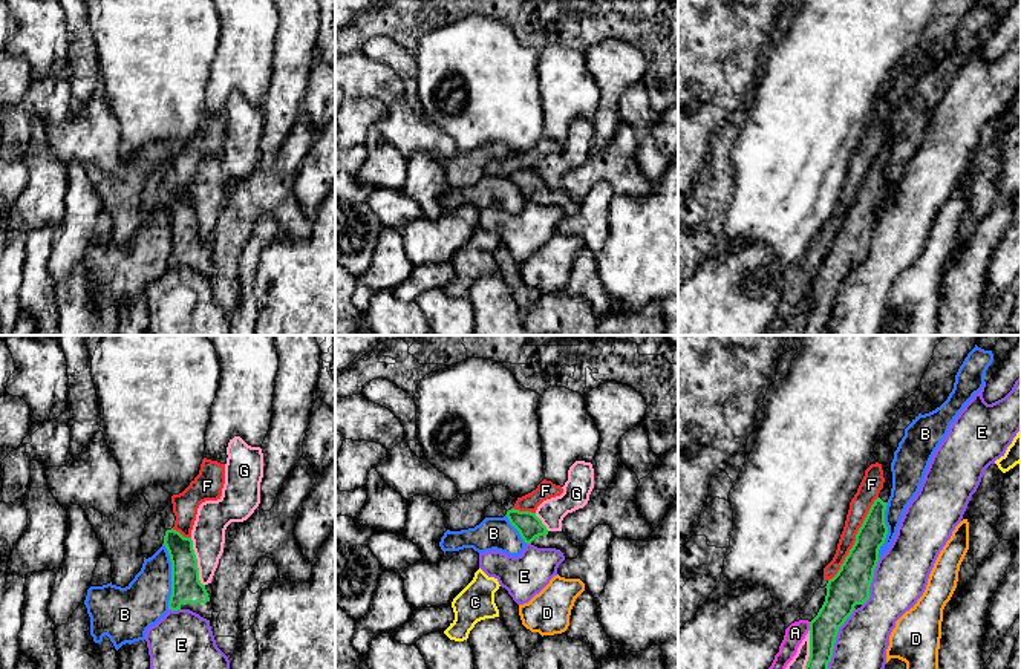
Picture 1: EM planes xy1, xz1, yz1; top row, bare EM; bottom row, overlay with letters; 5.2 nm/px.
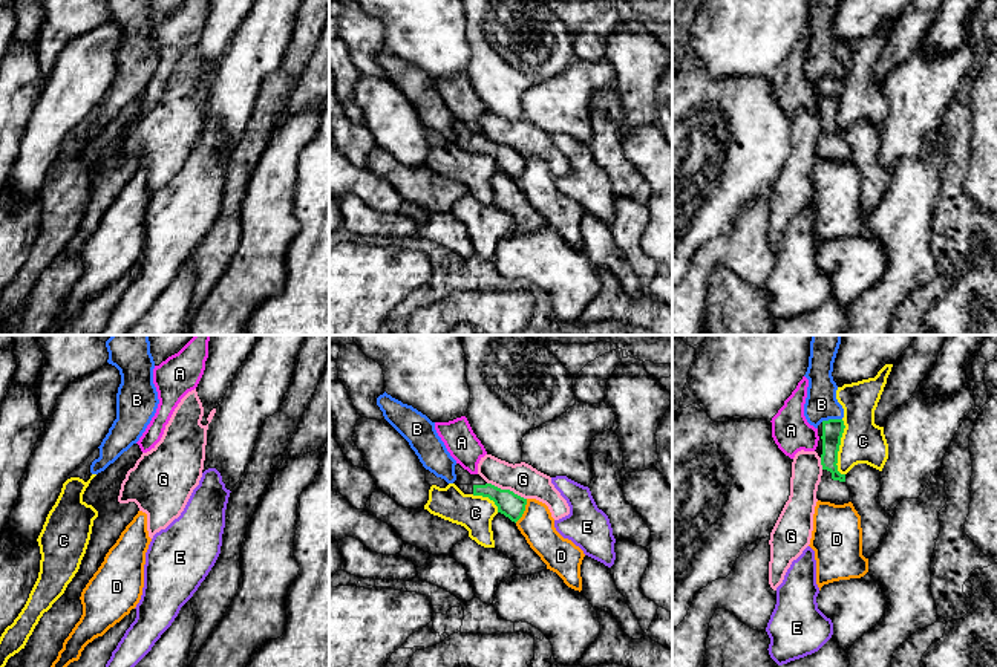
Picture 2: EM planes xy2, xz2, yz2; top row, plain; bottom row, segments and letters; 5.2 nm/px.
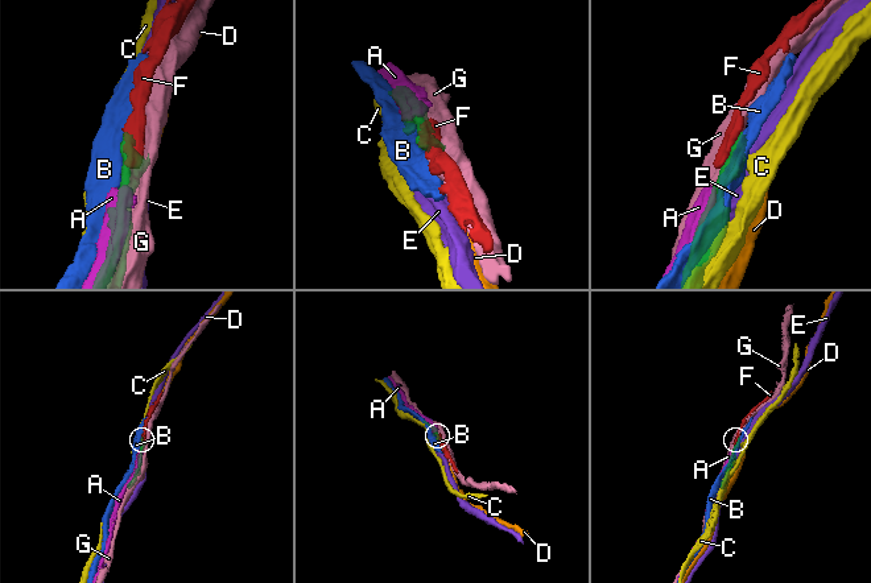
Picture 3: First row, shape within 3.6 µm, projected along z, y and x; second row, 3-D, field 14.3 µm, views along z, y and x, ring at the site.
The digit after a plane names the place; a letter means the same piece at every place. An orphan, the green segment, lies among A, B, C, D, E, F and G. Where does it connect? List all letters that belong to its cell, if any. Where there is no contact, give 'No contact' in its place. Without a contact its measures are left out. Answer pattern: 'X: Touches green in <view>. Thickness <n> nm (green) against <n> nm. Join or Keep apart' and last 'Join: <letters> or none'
A: Touches green in yz1. Thickness 180 nm (green) against 100 nm. Keep apart
B: Touches green in xy1. Thickness 160 nm (green) against 240 nm. Keep apart
C: Touches green in yz2. Thickness 110 nm (green) against 220 nm. Keep apart
D: Touches green in xz2. Thickness 130 nm (green) against 180 nm. Keep apart
E: Touches green in yz1. Thickness 180 nm (green) against 280 nm. Keep apart
F: Touches green in yz1. Thickness 190 nm (green) against 110 nm. Keep apart
G: Touches green in xy1. Thickness 160 nm (green) against 180 nm. Keep apart
Join: none

